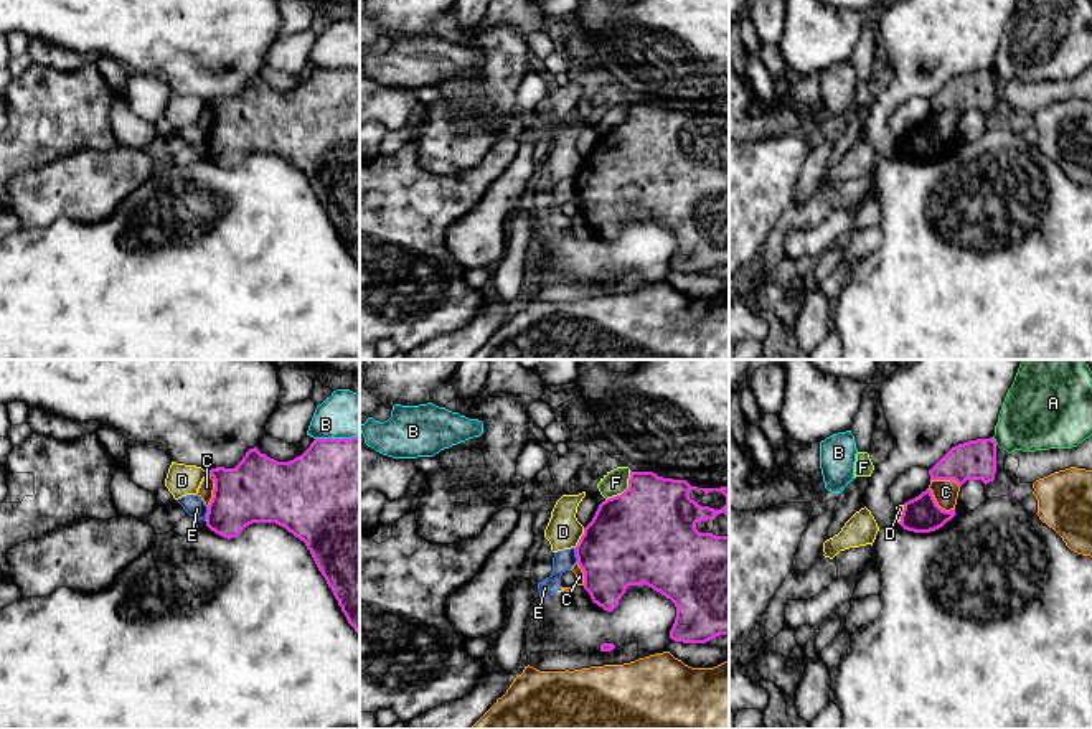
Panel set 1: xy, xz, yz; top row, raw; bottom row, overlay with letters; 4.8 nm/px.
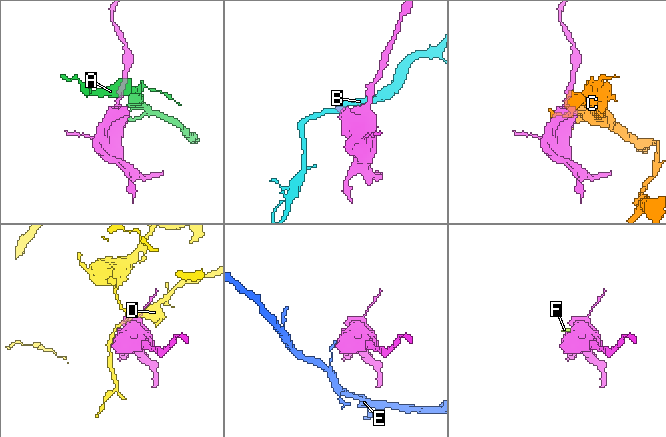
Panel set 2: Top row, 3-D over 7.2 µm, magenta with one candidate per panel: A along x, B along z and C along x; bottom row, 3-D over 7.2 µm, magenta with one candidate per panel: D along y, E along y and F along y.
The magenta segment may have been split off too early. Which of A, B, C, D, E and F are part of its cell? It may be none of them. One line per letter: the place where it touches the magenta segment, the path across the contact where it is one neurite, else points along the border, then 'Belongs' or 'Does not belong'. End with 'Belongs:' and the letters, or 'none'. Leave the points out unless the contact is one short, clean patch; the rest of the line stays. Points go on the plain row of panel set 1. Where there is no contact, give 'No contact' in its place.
A: Touches magenta at yz (993, 71). Does not belong
B: Touches magenta at xy (337, 70). Does not belong
C: Touches magenta at yz (936, 134). Boundary: yz (929, 117), (934, 131), (942, 139), (954, 141). Does not belong
D: Touches magenta at xz (581, 169). Does not belong
E: Touches magenta at xy (207, 144). Does not belong
F: Touches magenta at xz (626, 121). Boundary: xz (630, 101), (627, 117), (606, 131). Does not belong
Belongs: none

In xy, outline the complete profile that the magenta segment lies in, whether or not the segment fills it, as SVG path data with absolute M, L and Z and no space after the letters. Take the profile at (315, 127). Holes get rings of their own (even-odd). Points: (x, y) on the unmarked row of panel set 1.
M360 68L315 69L302 86L289 92L277 92L254 78L234 99L216 97L208 104L214 111L214 120L206 157L228 170L252 153L275 153L285 158L305 173L348 254L360 267Z

